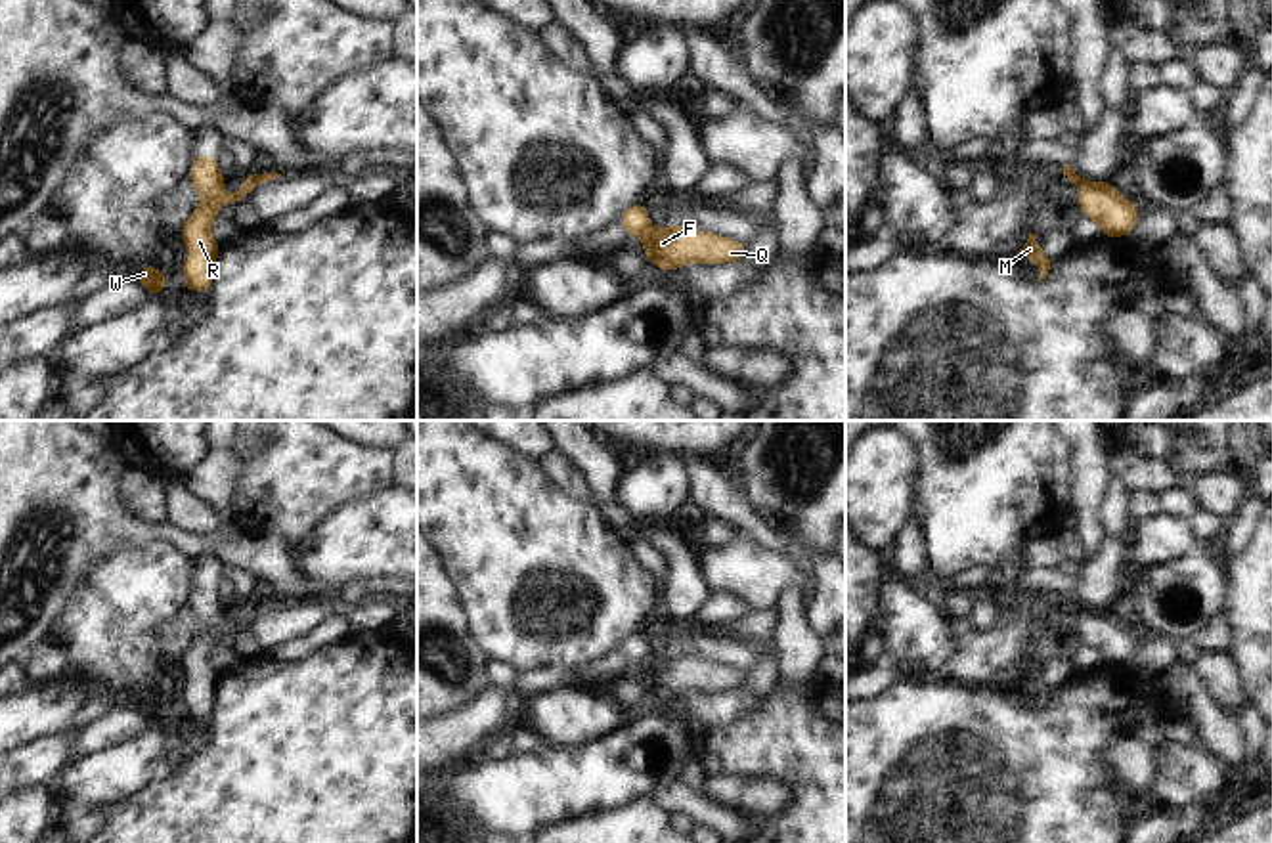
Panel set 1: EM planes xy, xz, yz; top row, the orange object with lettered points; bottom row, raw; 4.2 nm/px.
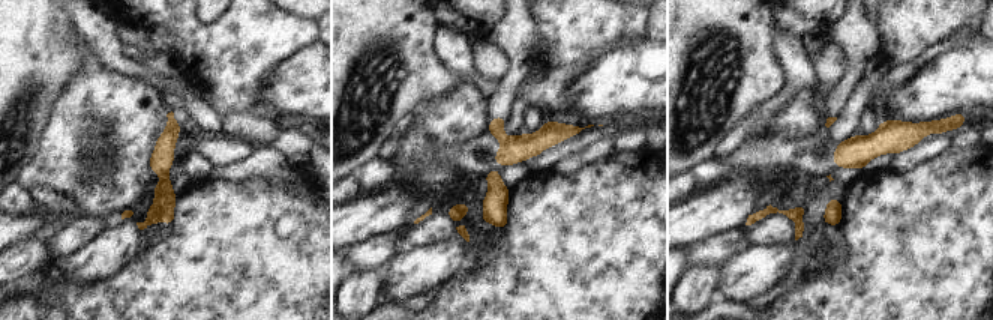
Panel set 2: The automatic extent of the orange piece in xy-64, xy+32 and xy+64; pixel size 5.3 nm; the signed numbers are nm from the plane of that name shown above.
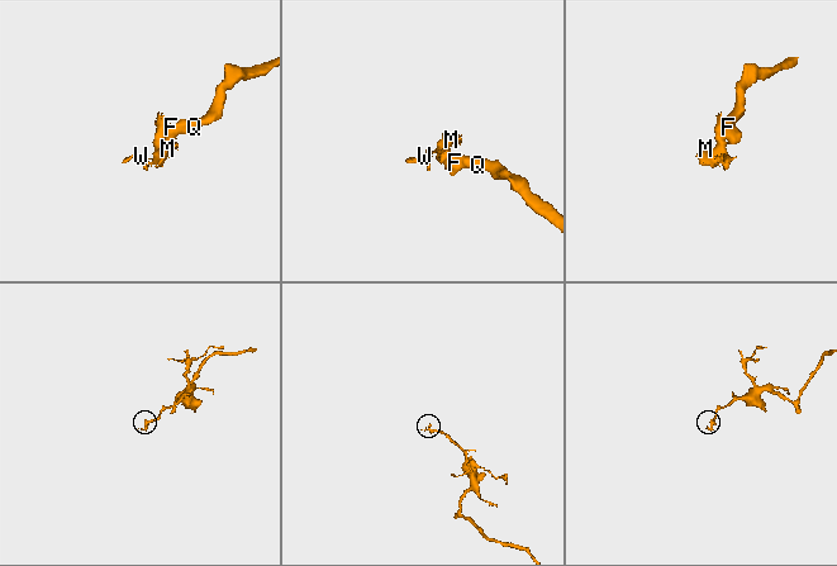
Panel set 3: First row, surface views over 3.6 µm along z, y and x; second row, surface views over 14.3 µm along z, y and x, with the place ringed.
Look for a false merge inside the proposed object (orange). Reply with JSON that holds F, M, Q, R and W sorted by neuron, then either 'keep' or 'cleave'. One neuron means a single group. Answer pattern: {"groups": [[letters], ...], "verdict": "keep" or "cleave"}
{"groups": [["F", "Q"], ["M", "R", "W"]], "verdict": "cleave"}

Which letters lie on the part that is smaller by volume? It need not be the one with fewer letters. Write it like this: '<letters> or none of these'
M, R, W

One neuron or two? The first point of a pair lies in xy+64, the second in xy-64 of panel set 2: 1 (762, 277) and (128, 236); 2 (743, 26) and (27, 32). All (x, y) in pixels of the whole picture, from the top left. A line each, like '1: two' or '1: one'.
1: one
2: one

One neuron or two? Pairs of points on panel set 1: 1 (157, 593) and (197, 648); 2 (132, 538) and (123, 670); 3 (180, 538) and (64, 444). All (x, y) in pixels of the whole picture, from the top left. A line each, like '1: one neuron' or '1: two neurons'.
1: two neurons
2: two neurons
3: one neuron

